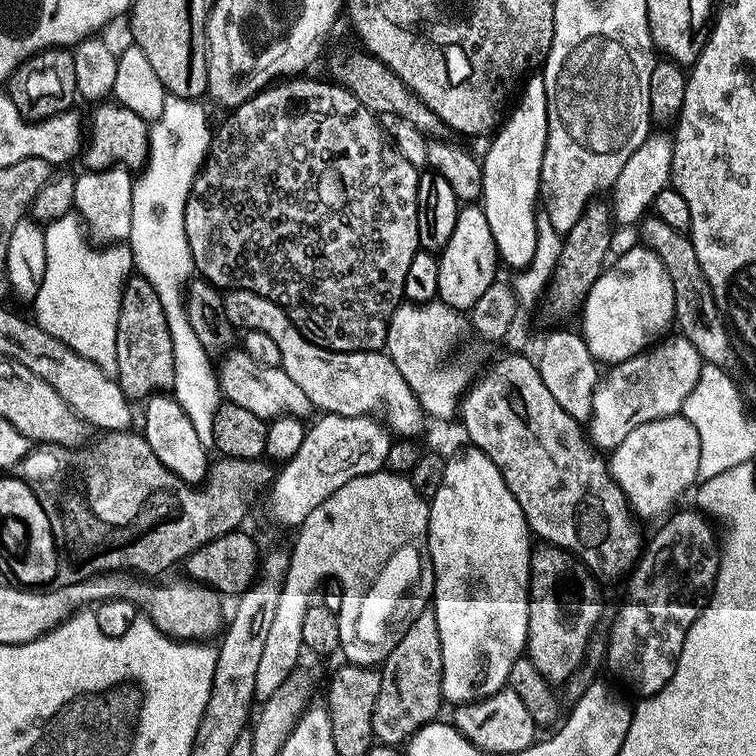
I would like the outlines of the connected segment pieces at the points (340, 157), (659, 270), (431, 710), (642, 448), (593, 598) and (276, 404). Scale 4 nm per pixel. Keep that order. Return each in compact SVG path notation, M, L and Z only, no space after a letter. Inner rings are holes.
M288 78L273 84L271 88L265 88L263 92L231 109L229 116L232 117L222 121L220 129L215 129L208 159L196 175L192 192L186 202L186 242L190 242L195 271L216 288L245 288L262 298L274 301L296 323L301 332L333 352L379 352L388 343L388 323L404 300L406 270L410 270L414 254L421 251L418 238L418 186L421 173L413 164L406 162L406 158L402 158L402 154L389 137L388 140L384 137L384 132L376 121L379 120L377 113L362 106L355 94L336 82L323 84L320 80L300 79L304 78ZM384 152L388 152L388 168L384 168L382 162ZM338 234L344 234L344 238L346 234L354 236L354 242L344 240L344 252L338 248L342 246L342 242L338 244L338 238L342 238Z
M637 246L615 260L616 257L601 272L582 305L582 335L586 346L595 360L607 366L639 356L668 323L673 323L676 314L674 286L662 262L650 249Z
M425 606L408 624L404 633L399 633L396 648L383 657L380 672L380 689L378 690L378 707L372 715L372 734L381 744L403 745L419 728L433 723L440 712L440 704L445 703L442 694L442 638L438 638L436 609Z
M677 414L643 424L626 434L624 441L611 453L608 469L616 485L624 491L628 507L633 513L641 521L659 521L679 505L676 503L679 502L680 495L692 483L691 488L697 483L699 460L698 430L683 414Z
M540 546L532 553L532 578L528 585L528 643L527 659L538 666L542 674L554 686L563 685L572 679L585 663L588 646L597 635L600 615L604 612L604 600L600 597L601 585L571 551L551 546Z
M236 350L224 365L219 365L218 377L220 391L227 403L248 408L250 414L258 414L266 422L271 422L283 415L304 418L307 417L307 412L313 411L310 398L306 398L306 394L302 394L300 387L290 382L283 368L262 366L242 350Z

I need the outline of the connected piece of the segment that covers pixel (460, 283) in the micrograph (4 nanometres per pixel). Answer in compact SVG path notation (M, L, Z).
M472 202L461 207L454 222L454 234L450 234L450 242L443 252L439 253L438 259L438 298L461 314L471 310L482 298L482 294L486 293L492 284L497 283L498 253L494 234L490 234L490 222L486 222L486 214L479 203Z

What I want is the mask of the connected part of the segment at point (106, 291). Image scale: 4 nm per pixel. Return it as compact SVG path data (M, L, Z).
M74 214L63 216L47 225L44 241L46 273L43 275L38 294L32 301L35 323L44 332L62 341L72 352L94 363L106 375L115 375L121 294L125 281L136 266L131 248L126 244L103 248L92 245L83 223Z

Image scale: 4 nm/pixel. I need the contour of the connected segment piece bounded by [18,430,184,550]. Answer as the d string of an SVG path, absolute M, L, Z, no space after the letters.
M139 431L110 432L103 439L104 444L97 448L33 447L20 461L18 472L21 477L32 472L35 485L40 480L49 480L54 486L59 480L70 480L72 491L84 492L84 488L88 488L88 496L96 500L92 508L96 508L96 516L104 520L104 524L96 524L95 546L112 550L130 542L135 532L144 531L153 522L172 517L172 508L182 498L178 486L184 484L176 484L176 475L158 462L154 450L150 450Z

